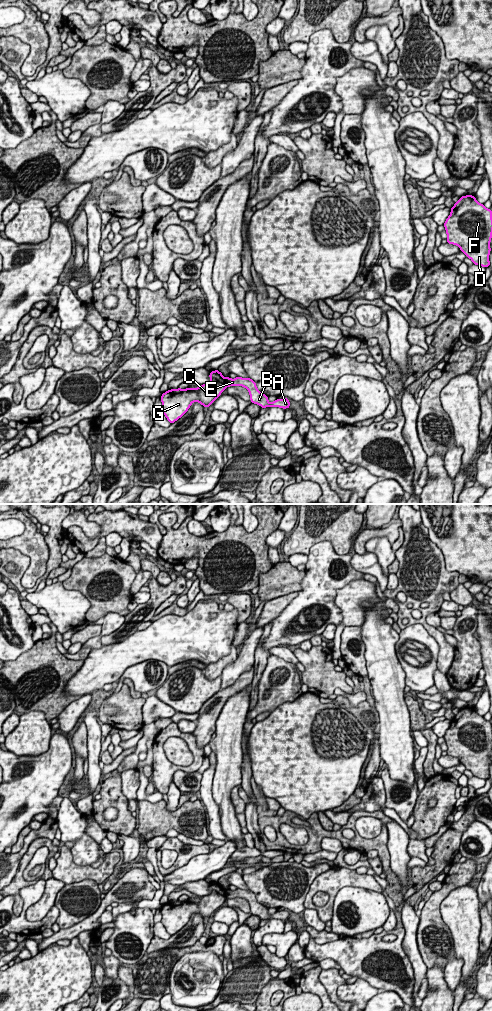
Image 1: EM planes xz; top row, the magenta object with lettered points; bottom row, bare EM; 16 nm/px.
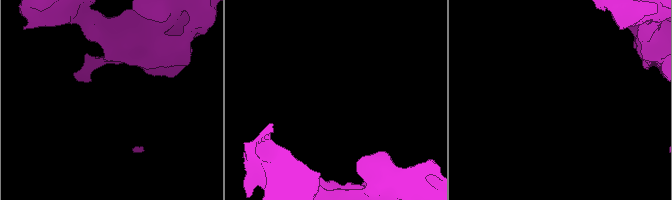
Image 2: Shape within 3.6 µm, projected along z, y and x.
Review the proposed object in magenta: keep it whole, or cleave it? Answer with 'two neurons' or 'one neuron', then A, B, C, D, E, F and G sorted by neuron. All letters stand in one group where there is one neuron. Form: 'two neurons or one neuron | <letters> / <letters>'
two neurons | A B E / C D F G

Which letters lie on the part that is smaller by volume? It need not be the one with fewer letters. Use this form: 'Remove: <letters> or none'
Remove: A, B, E

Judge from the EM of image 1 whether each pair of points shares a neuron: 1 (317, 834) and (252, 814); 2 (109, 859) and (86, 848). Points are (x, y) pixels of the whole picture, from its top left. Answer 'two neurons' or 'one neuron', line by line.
1: two neurons
2: two neurons

